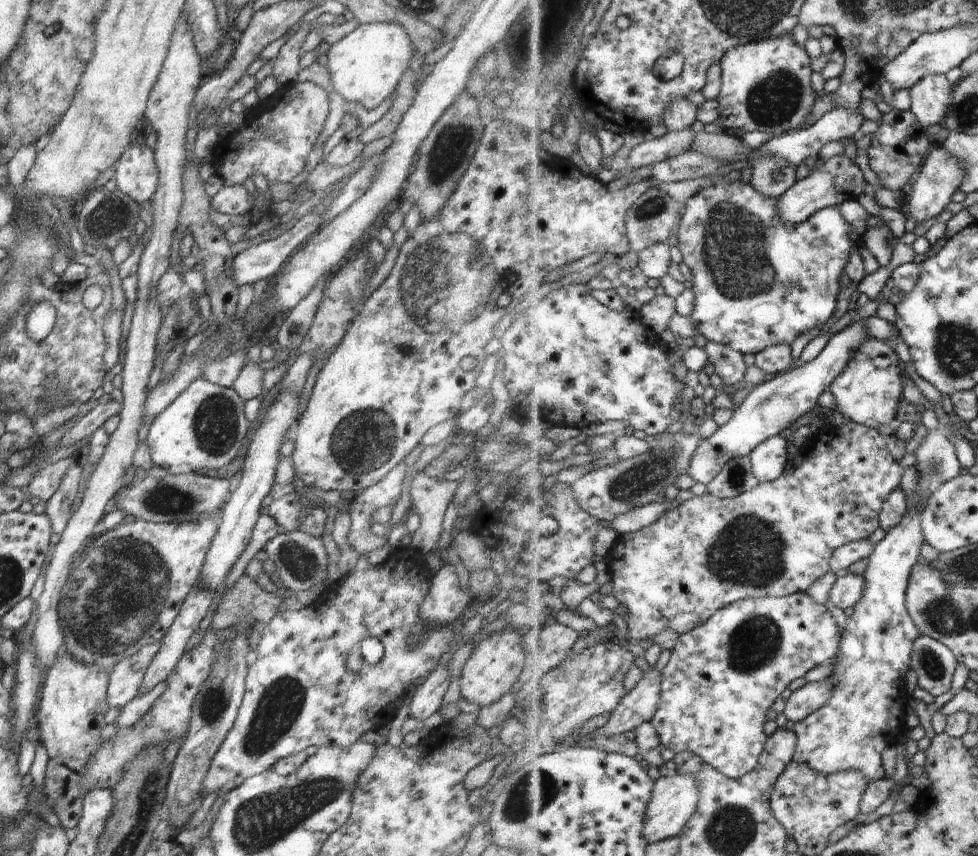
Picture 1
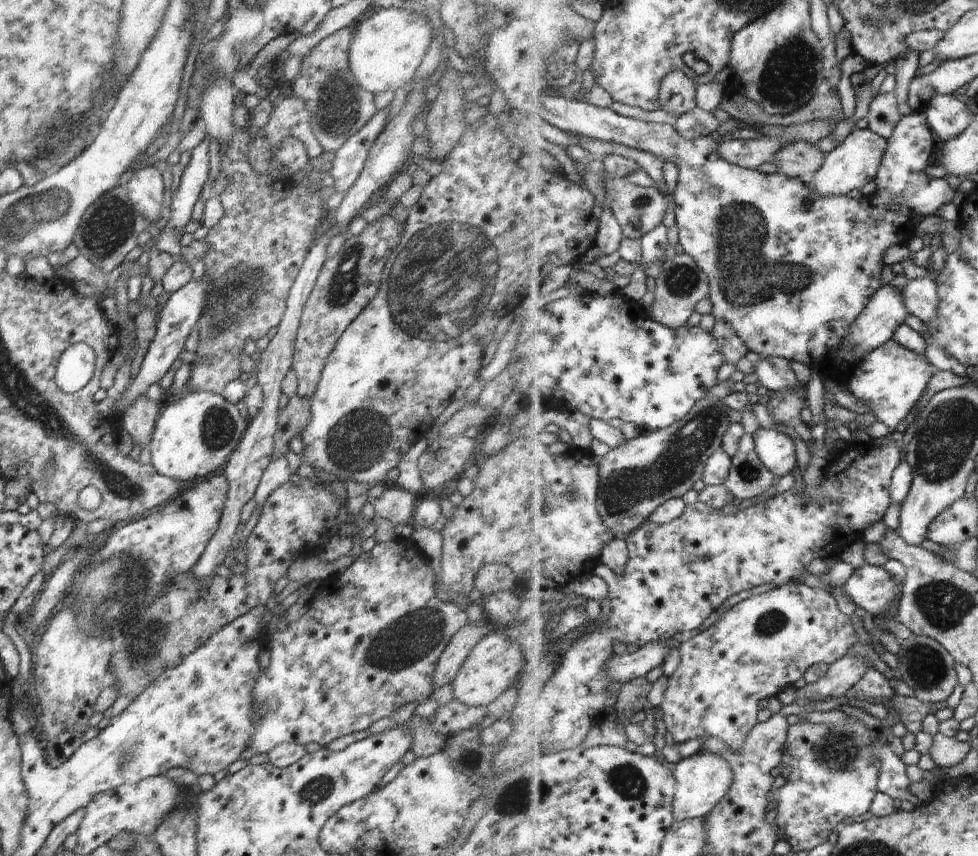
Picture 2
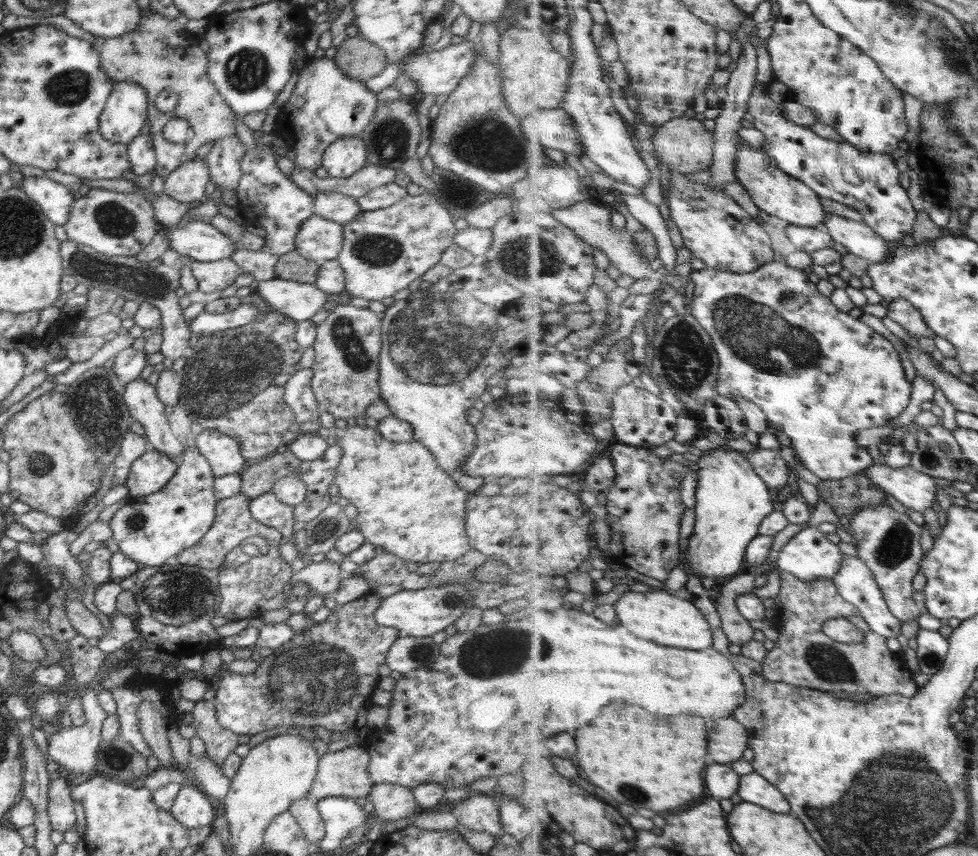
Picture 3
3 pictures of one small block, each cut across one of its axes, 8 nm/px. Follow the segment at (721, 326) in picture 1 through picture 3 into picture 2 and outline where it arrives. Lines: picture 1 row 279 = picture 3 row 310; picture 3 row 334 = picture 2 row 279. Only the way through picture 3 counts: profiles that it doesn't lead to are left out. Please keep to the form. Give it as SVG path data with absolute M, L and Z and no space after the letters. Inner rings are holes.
M552 90L546 94L534 94L534 96L528 96L523 101L528 105L533 105L533 108L544 108L544 110L528 111L528 116L533 116L533 119L544 119L544 123L548 128L548 137L554 137L563 131L571 131L579 135L591 137L593 139L601 139L604 141L616 142L616 144L624 144L628 147L638 148L644 151L653 153L654 155L663 156L665 161L670 161L676 164L679 168L678 185L675 188L675 212L676 212L676 224L680 232L680 243L684 248L684 252L693 256L695 261L701 266L703 271L708 273L711 280L711 302L713 303L712 314L716 316L716 320L723 320L730 323L735 331L744 339L744 342L749 346L750 351L754 351L759 354L761 360L770 357L782 357L789 361L803 362L811 369L819 368L819 370L825 372L825 376L833 376L837 382L844 388L848 388L848 384L855 376L858 364L862 364L858 359L850 359L849 362L843 359L843 346L847 344L852 334L852 327L856 324L856 321L860 318L863 312L867 311L867 308L875 298L879 290L886 285L883 281L887 279L884 268L886 268L886 254L892 246L896 244L904 245L904 242L908 242L908 234L917 234L918 224L923 223L927 218L932 215L937 215L938 210L946 204L952 204L958 196L958 191L954 190L950 186L950 182L942 178L935 178L928 174L928 166L932 162L932 156L934 152L939 151L939 143L934 138L934 131L928 120L928 113L926 110L914 111L907 114L897 124L894 136L889 140L889 147L885 159L883 160L883 167L876 178L878 184L877 191L870 195L870 198L852 198L847 195L830 195L826 196L822 193L815 193L811 186L802 180L802 177L788 176L784 173L772 173L766 174L758 171L757 169L747 169L743 166L731 163L726 157L721 155L720 145L722 142L715 140L710 136L703 136L702 138L696 138L696 140L689 140L676 128L675 125L664 123L651 123L645 122L632 117L626 117L614 112L609 107L596 107L588 102L571 100L568 97L562 96L558 91Z

